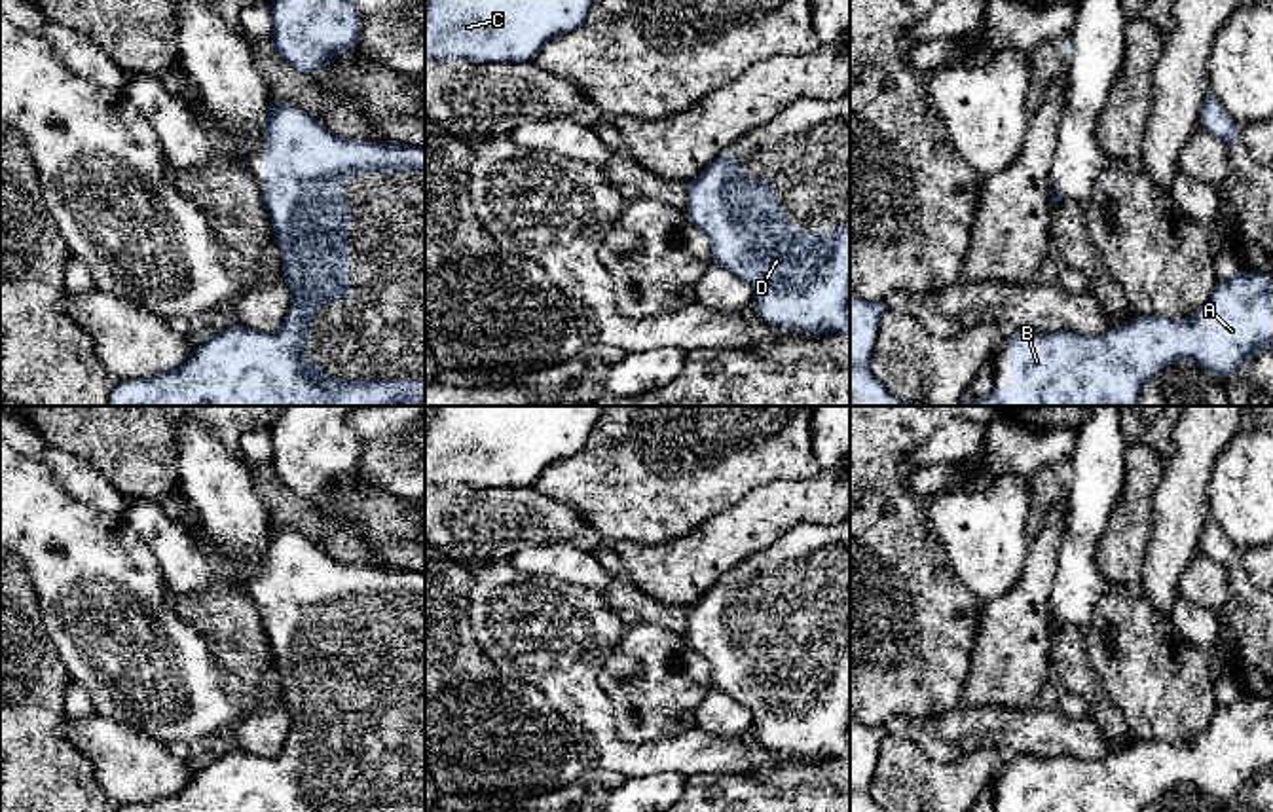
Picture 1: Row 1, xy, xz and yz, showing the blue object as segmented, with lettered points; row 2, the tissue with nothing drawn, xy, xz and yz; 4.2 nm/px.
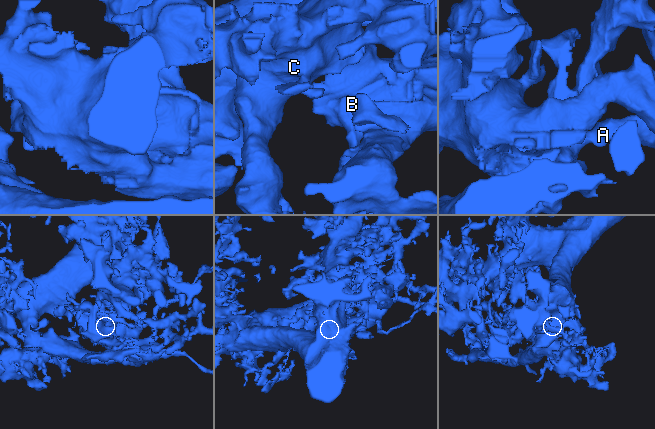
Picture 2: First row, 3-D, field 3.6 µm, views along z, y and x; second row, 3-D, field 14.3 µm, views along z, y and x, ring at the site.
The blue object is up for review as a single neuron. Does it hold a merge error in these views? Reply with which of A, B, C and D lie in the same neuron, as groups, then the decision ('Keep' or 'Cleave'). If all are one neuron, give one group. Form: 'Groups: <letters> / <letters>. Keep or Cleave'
Groups: A B C D. Keep

